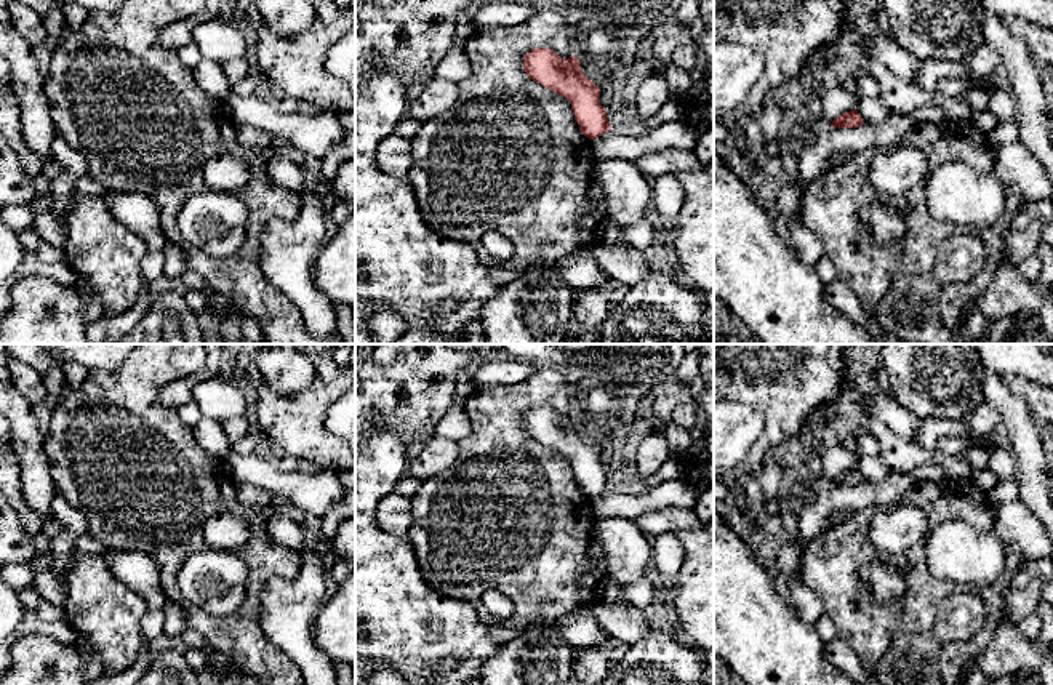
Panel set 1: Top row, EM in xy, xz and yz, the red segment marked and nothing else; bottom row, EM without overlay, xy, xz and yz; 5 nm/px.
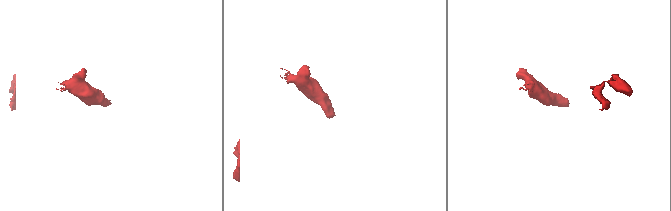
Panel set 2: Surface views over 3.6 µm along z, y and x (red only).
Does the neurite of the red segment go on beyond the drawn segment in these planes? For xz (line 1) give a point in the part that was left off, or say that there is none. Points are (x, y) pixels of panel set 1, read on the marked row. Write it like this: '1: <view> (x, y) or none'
1: none

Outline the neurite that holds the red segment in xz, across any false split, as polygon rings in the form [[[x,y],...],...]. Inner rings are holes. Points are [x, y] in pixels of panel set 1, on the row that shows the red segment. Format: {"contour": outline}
{"contour": [[[535,48],[523,56],[523,70],[533,82],[570,101],[586,138],[594,139],[611,130],[599,101],[600,90],[584,75],[576,56],[562,59],[554,50]]]}

